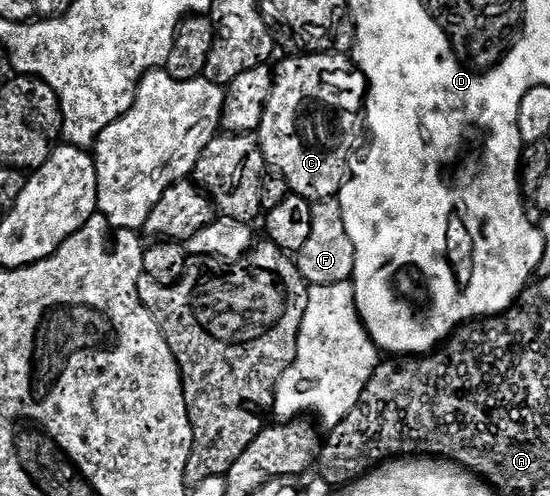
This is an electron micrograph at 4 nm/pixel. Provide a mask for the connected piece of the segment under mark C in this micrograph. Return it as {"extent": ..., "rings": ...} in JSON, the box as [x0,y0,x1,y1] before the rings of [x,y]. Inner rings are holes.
{"extent":[257,52,367,203],"rings":[[[330,52],[303,53],[300,57],[285,58],[279,69],[277,65],[274,70],[275,86],[265,107],[263,122],[257,130],[268,166],[285,175],[294,196],[303,197],[312,203],[338,198],[339,188],[349,176],[351,152],[359,141],[361,118],[365,113],[367,99],[367,76],[346,52]]]}

